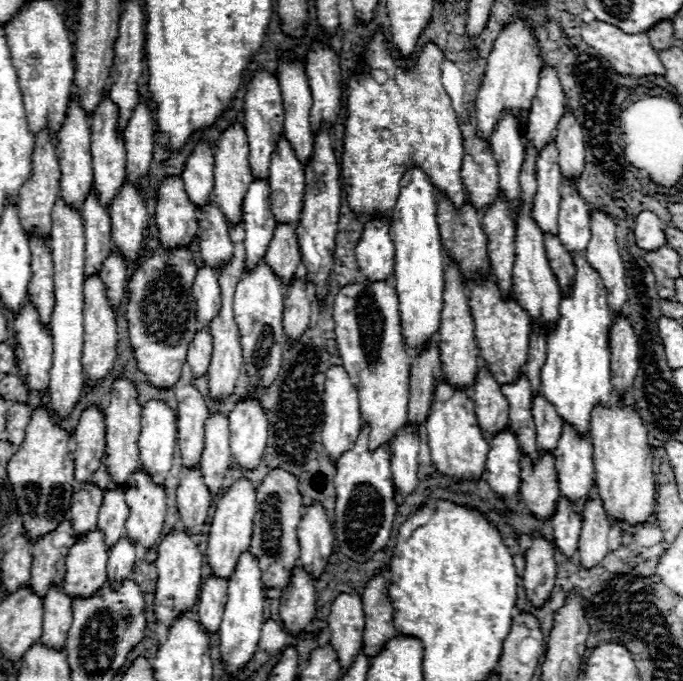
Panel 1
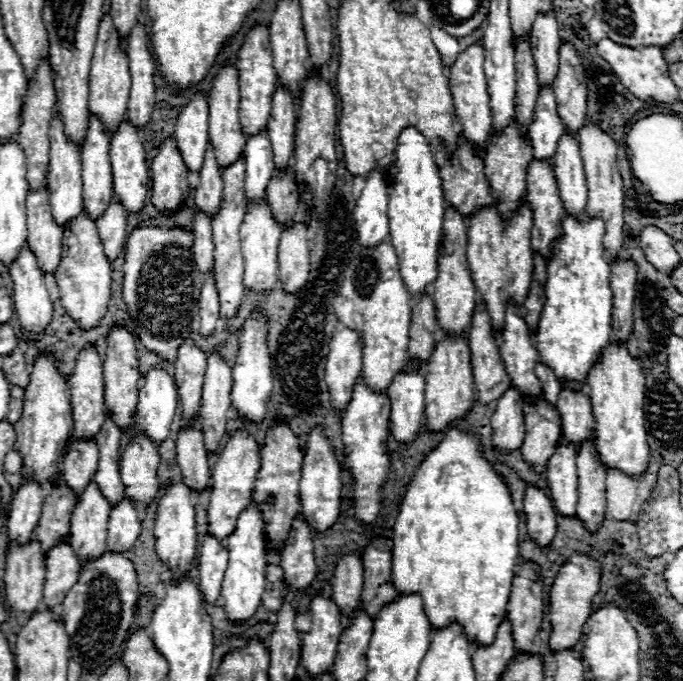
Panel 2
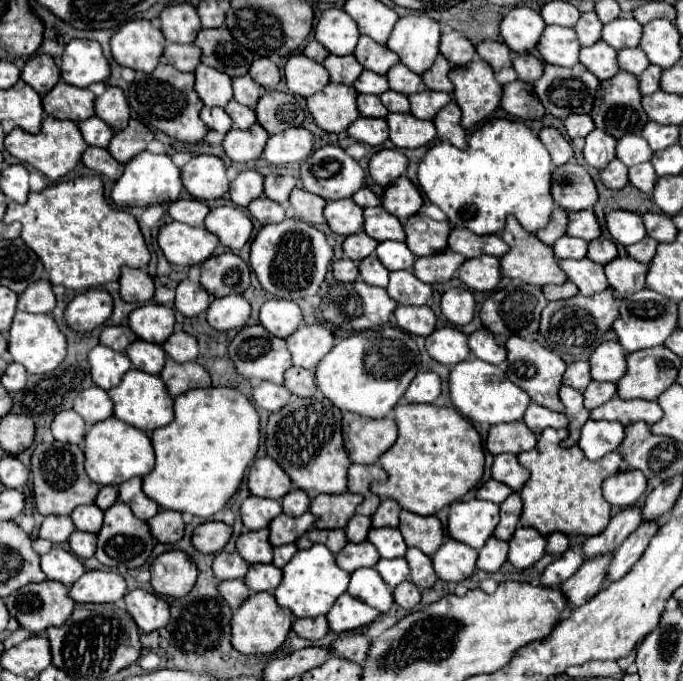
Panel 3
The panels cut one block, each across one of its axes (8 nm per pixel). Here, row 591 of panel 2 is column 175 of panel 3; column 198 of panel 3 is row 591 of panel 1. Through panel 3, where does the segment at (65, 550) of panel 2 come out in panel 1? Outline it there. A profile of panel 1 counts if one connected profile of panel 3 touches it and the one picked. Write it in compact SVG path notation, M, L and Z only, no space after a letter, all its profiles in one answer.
M50 588L50 592L44 598L44 626L40 642L48 648L64 650L70 624L72 624L70 598L64 594L64 590Z

